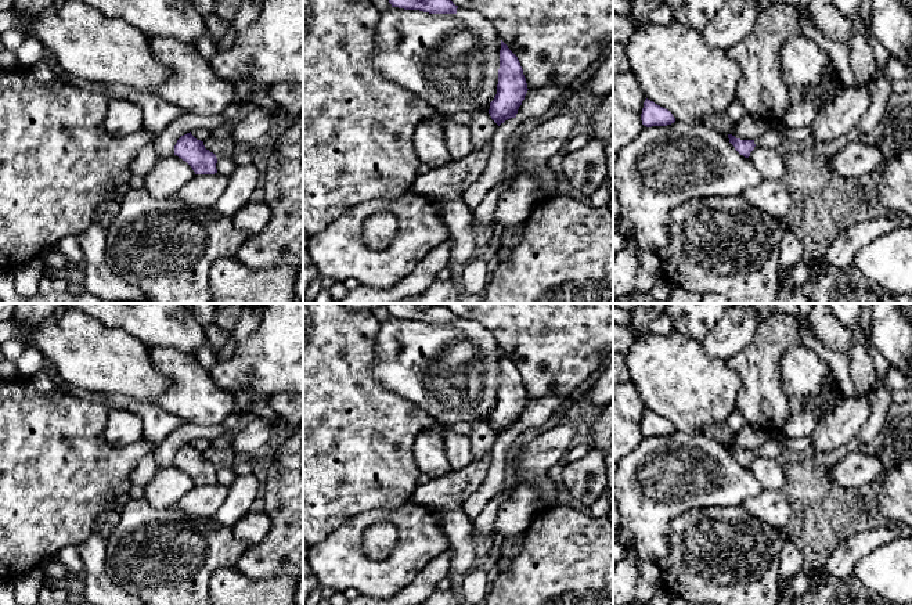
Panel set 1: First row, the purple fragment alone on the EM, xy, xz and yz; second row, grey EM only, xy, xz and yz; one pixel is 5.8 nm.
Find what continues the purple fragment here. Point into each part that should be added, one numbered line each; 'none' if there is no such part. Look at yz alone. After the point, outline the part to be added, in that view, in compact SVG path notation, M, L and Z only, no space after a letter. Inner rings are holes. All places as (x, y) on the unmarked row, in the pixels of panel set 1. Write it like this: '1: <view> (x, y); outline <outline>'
1: yz (771, 447); outline M771 436L760 447L754 449L754 454L778 460L785 449L785 446L782 446L775 437Z

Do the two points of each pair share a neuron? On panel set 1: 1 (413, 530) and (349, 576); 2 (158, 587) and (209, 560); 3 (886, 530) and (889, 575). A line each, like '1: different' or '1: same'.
1: same
2: same
3: different

